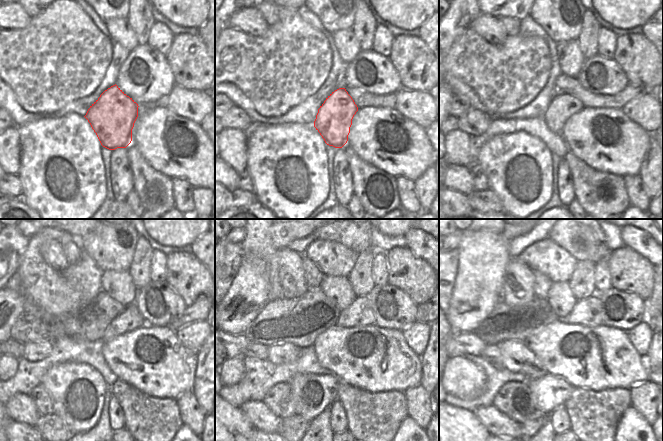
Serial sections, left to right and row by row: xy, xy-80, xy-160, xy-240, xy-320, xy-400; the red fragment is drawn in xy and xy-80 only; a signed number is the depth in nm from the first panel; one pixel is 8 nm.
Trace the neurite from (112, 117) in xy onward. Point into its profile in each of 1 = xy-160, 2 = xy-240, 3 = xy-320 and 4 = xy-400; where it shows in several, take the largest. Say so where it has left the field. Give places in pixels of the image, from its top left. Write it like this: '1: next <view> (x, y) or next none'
1: next xy-160 (561, 107)
2: next xy-240 (130, 319)
3: next xy-320 (359, 313)
4: next xy-400 (588, 312)

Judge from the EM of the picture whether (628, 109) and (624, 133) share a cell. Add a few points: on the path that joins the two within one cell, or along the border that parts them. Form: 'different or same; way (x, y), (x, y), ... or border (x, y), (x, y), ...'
different; border (621, 110), (646, 130)

